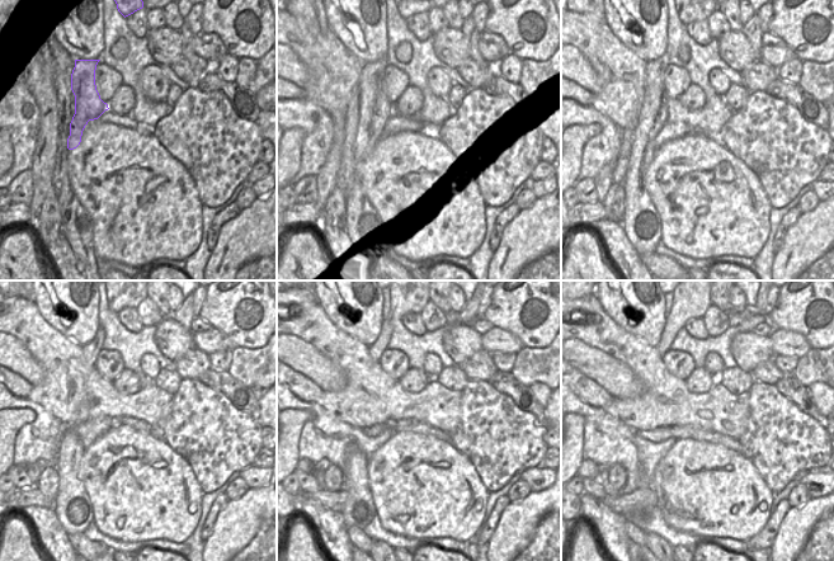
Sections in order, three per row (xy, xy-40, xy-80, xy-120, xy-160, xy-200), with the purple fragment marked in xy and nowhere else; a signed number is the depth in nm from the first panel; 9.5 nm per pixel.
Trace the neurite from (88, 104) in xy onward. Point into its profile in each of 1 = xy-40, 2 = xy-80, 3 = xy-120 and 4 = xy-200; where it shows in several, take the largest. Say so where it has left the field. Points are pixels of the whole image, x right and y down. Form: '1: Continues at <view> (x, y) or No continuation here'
1: Continues at xy-40 (375, 108)
2: Continues at xy-80 (641, 222)
3: Continues at xy-120 (72, 507)
4: Continues at xy-200 (684, 306).

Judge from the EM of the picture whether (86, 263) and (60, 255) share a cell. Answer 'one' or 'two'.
two

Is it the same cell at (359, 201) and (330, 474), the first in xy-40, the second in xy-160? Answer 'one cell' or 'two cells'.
two cells

